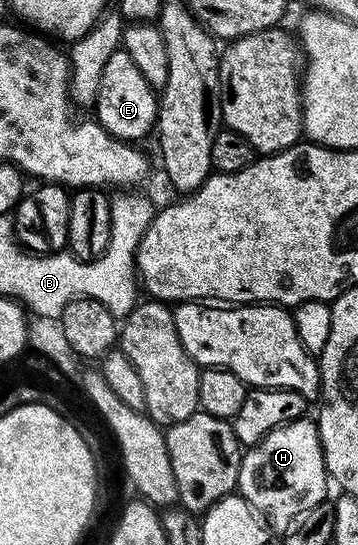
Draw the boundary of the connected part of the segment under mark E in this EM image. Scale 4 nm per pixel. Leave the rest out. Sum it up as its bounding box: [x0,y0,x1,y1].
[92,50,158,142]

